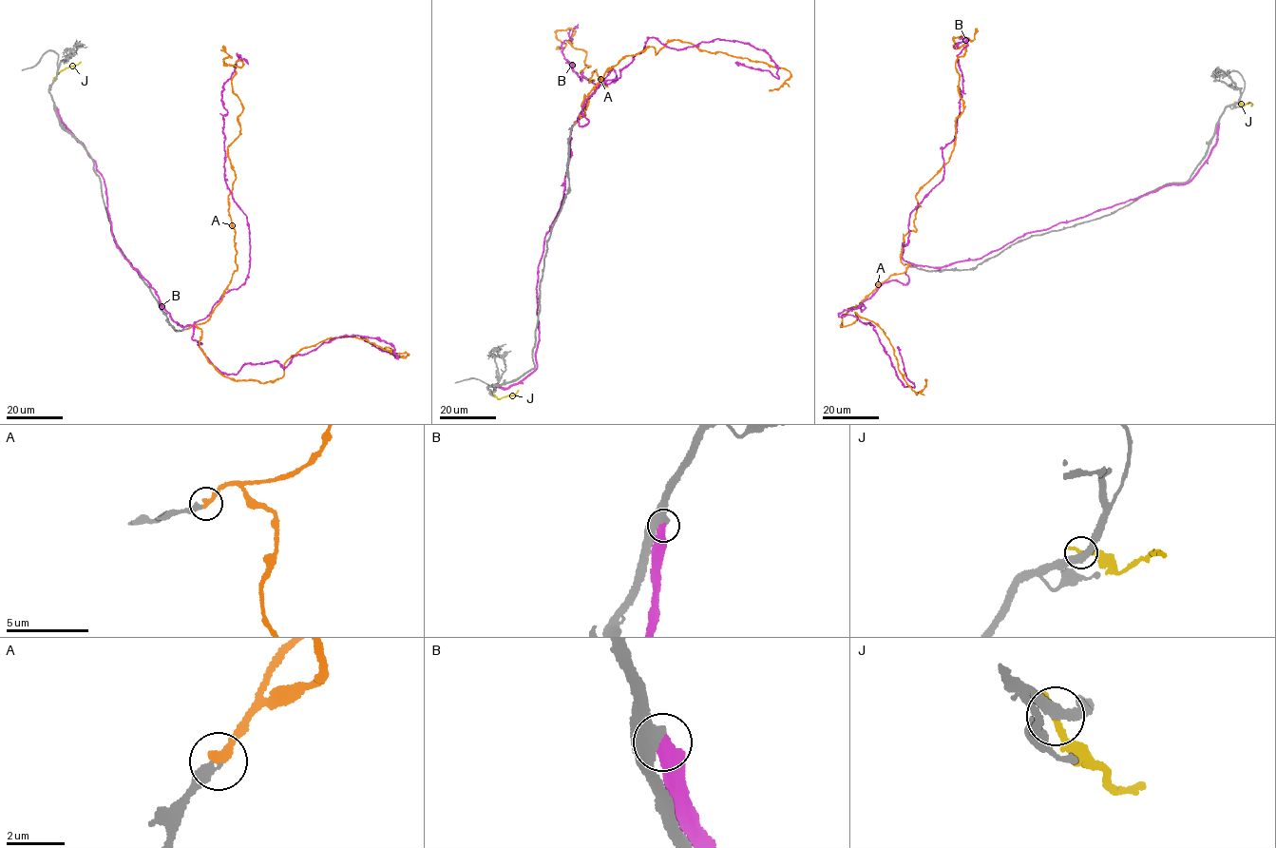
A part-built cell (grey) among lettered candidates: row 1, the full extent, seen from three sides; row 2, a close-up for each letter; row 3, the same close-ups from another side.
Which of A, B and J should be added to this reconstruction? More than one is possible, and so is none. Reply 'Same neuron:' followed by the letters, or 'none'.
Same neuron: none

